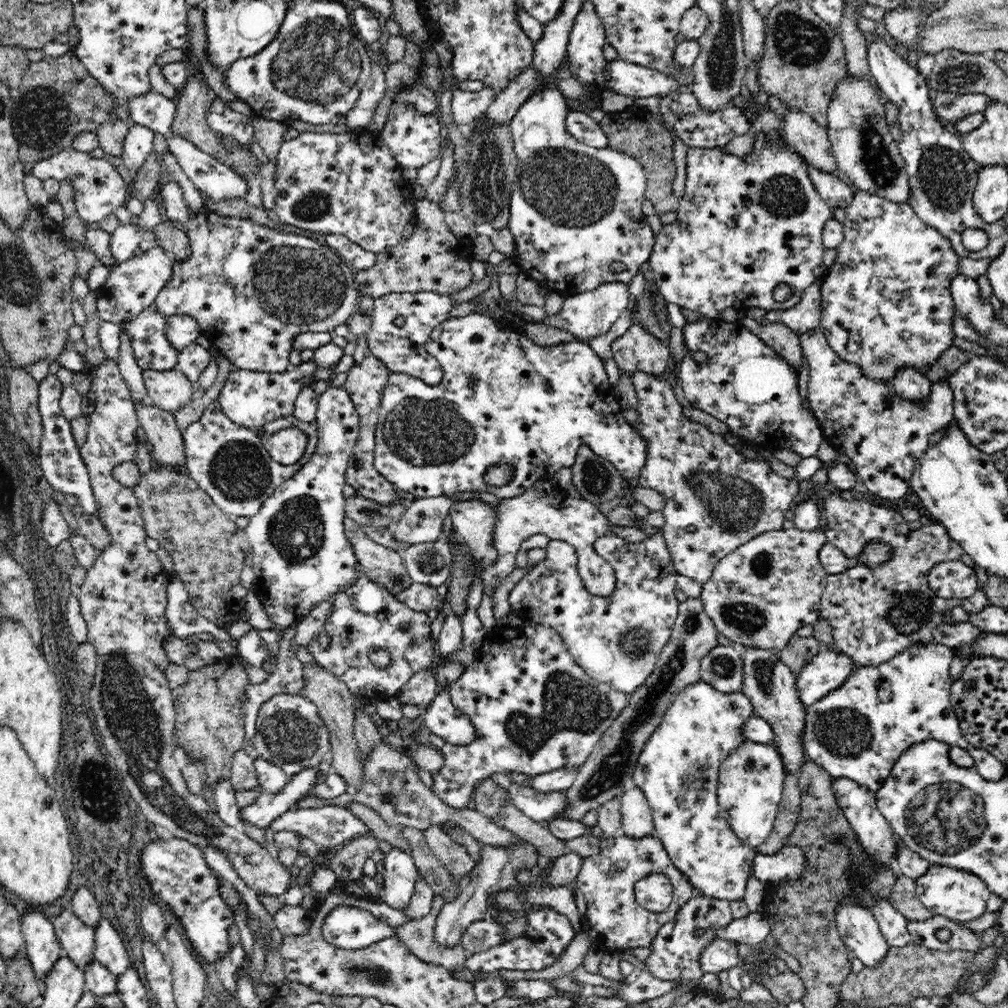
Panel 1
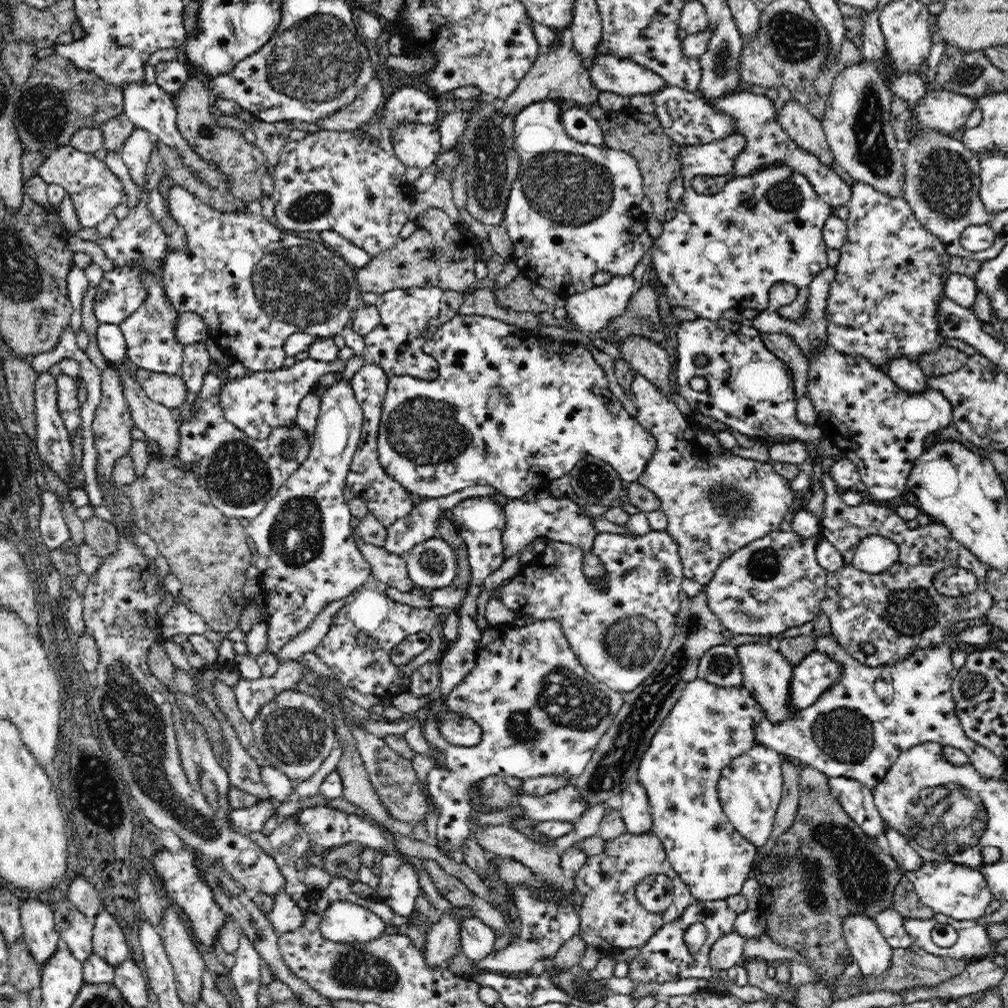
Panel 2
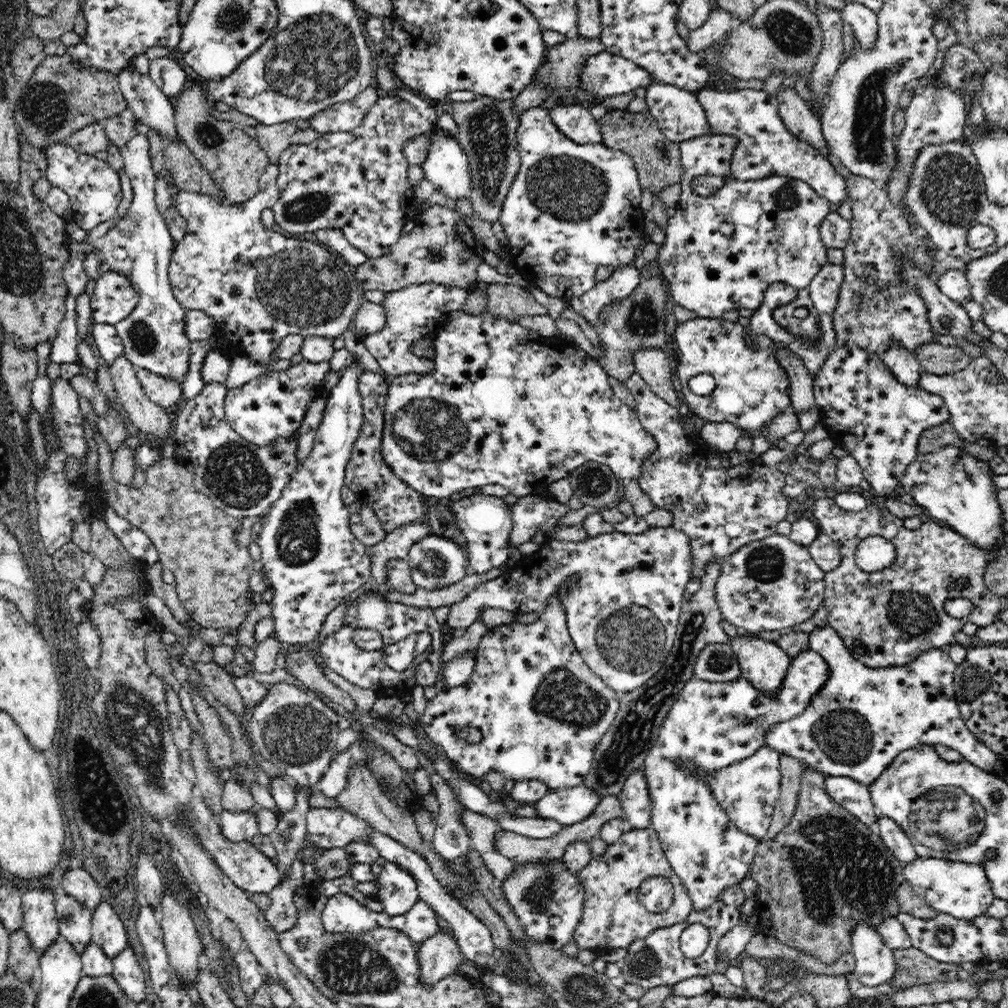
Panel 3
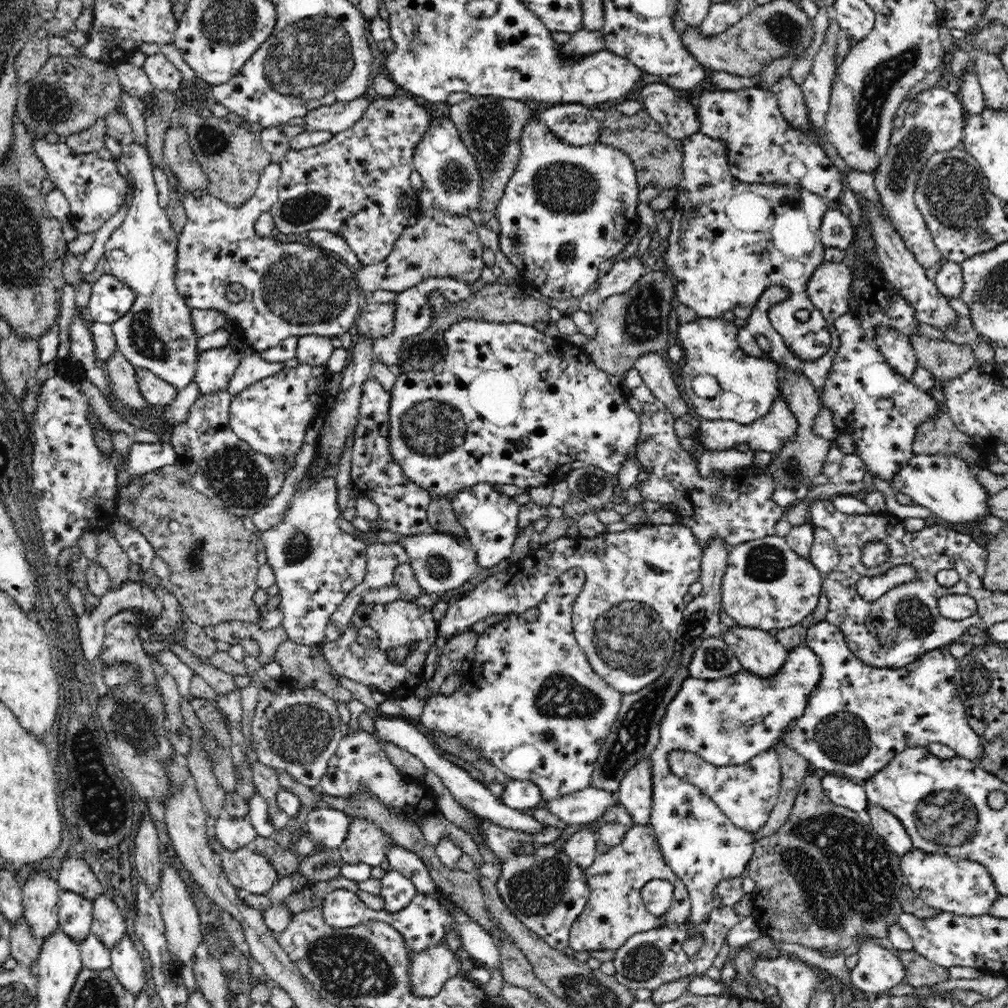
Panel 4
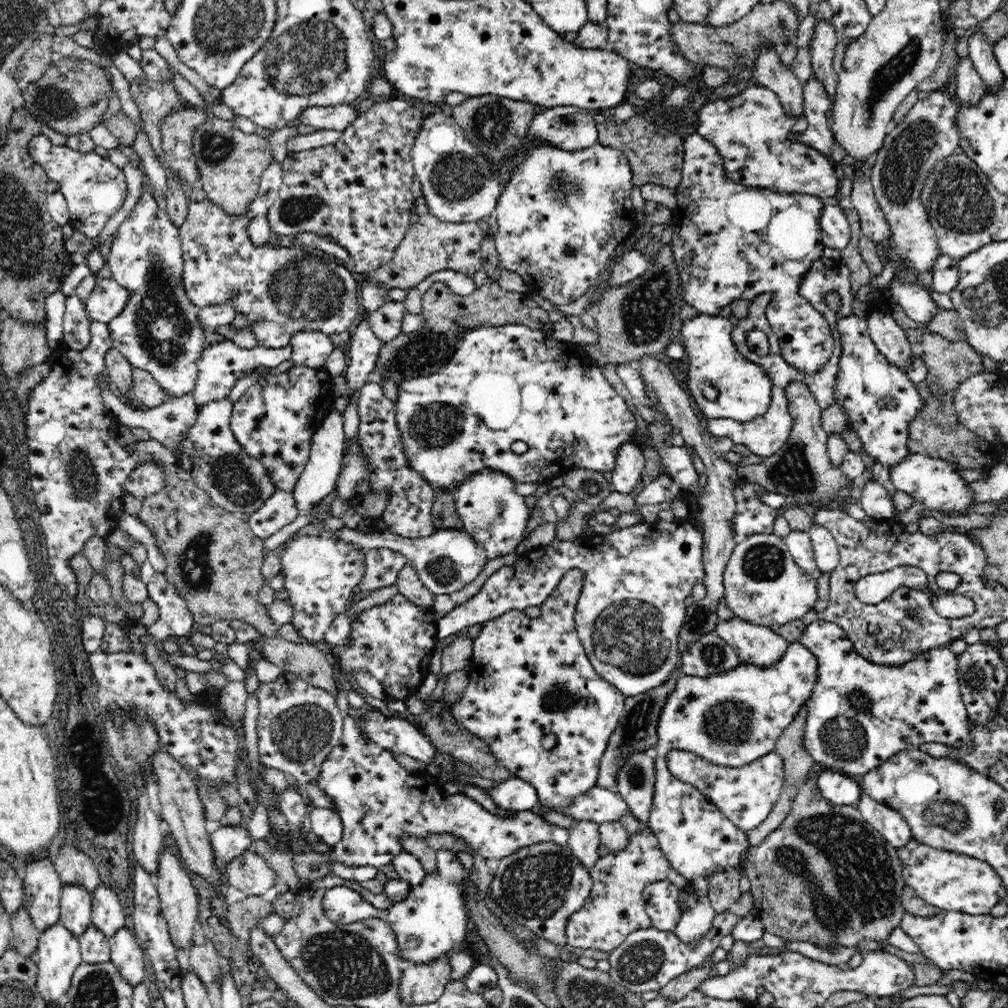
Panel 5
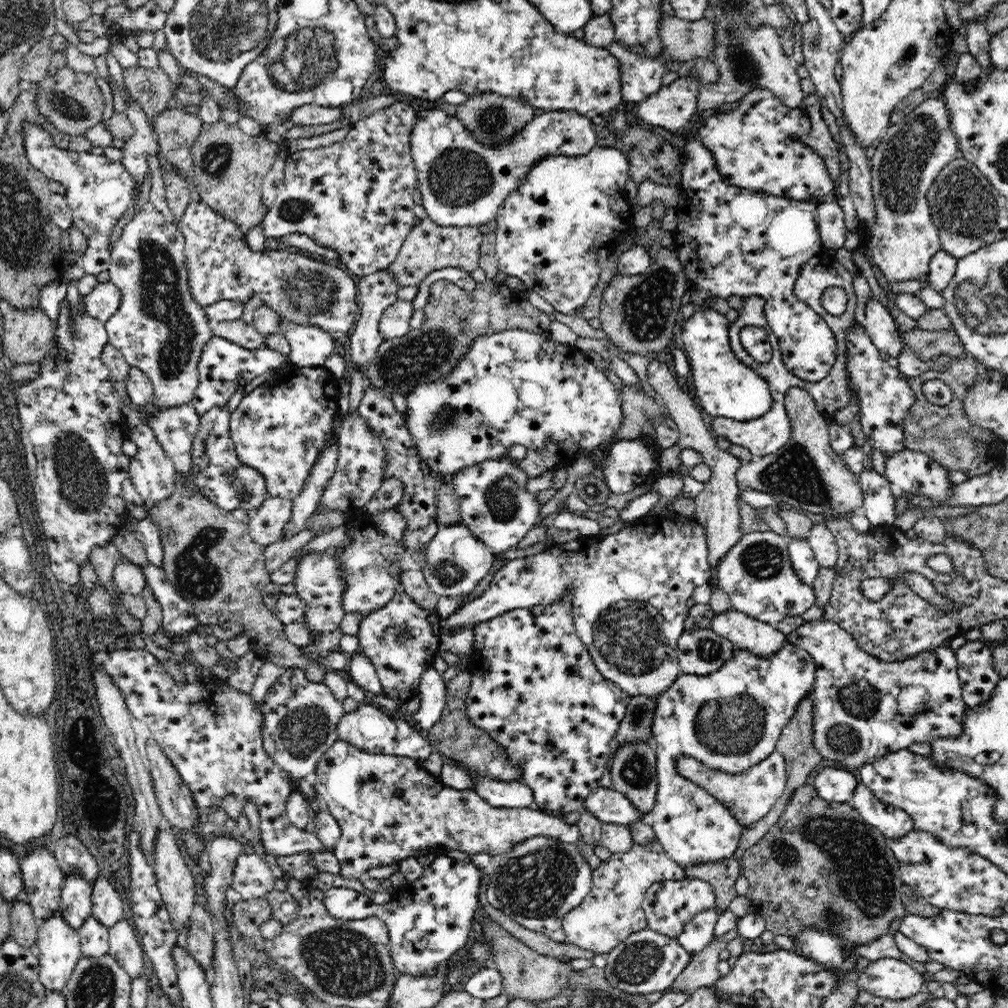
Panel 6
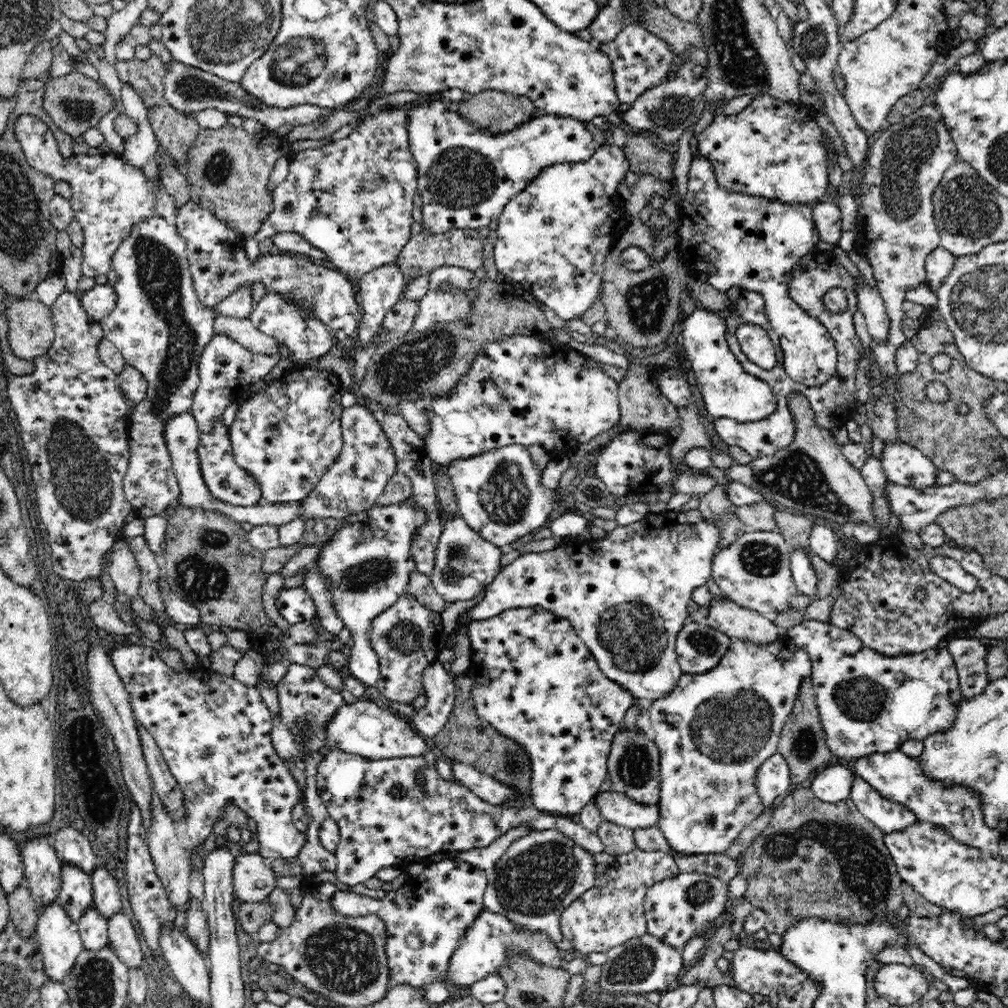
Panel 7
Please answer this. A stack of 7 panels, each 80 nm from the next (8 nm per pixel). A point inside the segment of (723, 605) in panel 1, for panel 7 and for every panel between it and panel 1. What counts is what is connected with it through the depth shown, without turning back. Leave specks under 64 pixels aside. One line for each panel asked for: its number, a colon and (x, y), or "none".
2: (774, 583)
3: (772, 583)
4: (767, 586)
5: (763, 584)
6: (757, 574)
7: (755, 571)

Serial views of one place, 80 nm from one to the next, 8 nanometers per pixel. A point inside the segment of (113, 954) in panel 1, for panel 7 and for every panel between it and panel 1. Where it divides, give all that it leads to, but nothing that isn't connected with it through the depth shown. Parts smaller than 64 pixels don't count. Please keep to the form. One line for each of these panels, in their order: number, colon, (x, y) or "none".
2: (109, 941)
3: (108, 932)
4: (108, 925)
5: (107, 915)
6: (107, 908)
7: (107, 900)

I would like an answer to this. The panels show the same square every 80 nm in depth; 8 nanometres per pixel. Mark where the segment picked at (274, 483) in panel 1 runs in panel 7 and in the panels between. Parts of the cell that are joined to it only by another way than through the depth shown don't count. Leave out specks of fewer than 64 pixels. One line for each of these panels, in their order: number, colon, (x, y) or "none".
2: (241, 476)
3: (242, 479)
4: (222, 467)
5: (210, 452)
6: (224, 480)
7: (229, 483)

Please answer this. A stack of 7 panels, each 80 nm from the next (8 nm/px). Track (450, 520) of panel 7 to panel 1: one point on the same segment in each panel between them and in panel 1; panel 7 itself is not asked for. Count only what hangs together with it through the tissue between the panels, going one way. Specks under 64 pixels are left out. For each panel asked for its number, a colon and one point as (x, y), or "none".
1: (430, 563)
2: (431, 564)
3: (436, 562)
4: (441, 562)
5: (446, 561)
6: (456, 561)

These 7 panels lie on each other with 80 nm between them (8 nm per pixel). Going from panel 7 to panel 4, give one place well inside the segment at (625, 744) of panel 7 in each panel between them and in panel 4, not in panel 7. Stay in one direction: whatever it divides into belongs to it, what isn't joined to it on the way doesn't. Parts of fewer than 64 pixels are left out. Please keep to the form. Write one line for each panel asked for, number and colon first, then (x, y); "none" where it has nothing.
4: (635, 792)
5: (635, 781)
6: (633, 768)

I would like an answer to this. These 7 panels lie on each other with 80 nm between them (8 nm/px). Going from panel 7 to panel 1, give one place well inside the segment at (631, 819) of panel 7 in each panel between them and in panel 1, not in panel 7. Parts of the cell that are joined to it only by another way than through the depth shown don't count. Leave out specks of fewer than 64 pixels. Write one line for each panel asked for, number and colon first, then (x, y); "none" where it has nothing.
1: (539, 807)
2: (566, 804)
3: (567, 806)
4: (587, 805)
5: (600, 805)
6: (610, 806)

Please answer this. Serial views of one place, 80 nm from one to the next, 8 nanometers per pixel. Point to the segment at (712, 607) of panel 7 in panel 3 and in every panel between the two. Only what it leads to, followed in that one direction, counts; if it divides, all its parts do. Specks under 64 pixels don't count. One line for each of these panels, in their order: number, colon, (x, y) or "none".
3: (764, 664)
4: (759, 652)
5: (758, 645)
6: (761, 638)

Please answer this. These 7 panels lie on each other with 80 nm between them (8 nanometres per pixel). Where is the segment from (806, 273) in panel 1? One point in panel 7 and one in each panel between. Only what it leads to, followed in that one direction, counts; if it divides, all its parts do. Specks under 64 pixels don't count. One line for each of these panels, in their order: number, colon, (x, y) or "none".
2: (725, 250)
3: (721, 251)
4: (729, 241)
5: (731, 242)
6: (730, 240)
7: (725, 239)

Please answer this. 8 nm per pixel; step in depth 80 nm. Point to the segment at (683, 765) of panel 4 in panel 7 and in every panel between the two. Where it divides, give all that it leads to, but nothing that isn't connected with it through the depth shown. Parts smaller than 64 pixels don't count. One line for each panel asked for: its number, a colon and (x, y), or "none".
5: (746, 795)
6: (750, 795)
7: (772, 780)

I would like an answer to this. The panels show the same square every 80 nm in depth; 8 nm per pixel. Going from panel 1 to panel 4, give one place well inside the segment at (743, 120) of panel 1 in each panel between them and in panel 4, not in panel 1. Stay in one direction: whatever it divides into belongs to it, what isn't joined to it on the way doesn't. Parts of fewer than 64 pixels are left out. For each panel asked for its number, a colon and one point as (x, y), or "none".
2: (685, 117)
3: (680, 116)
4: (671, 109)

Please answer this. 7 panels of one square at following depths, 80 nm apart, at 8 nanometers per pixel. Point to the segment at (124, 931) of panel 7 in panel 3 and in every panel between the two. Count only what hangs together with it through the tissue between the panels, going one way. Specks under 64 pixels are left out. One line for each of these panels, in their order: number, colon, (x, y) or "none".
3: (127, 972)
4: (126, 963)
5: (127, 955)
6: (123, 943)

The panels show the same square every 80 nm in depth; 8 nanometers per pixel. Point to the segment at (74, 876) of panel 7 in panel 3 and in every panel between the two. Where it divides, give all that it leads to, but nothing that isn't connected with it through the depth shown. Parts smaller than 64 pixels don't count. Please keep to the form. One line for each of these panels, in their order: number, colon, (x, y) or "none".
3: (74, 918)
4: (75, 913)
5: (76, 903)
6: (76, 905)

